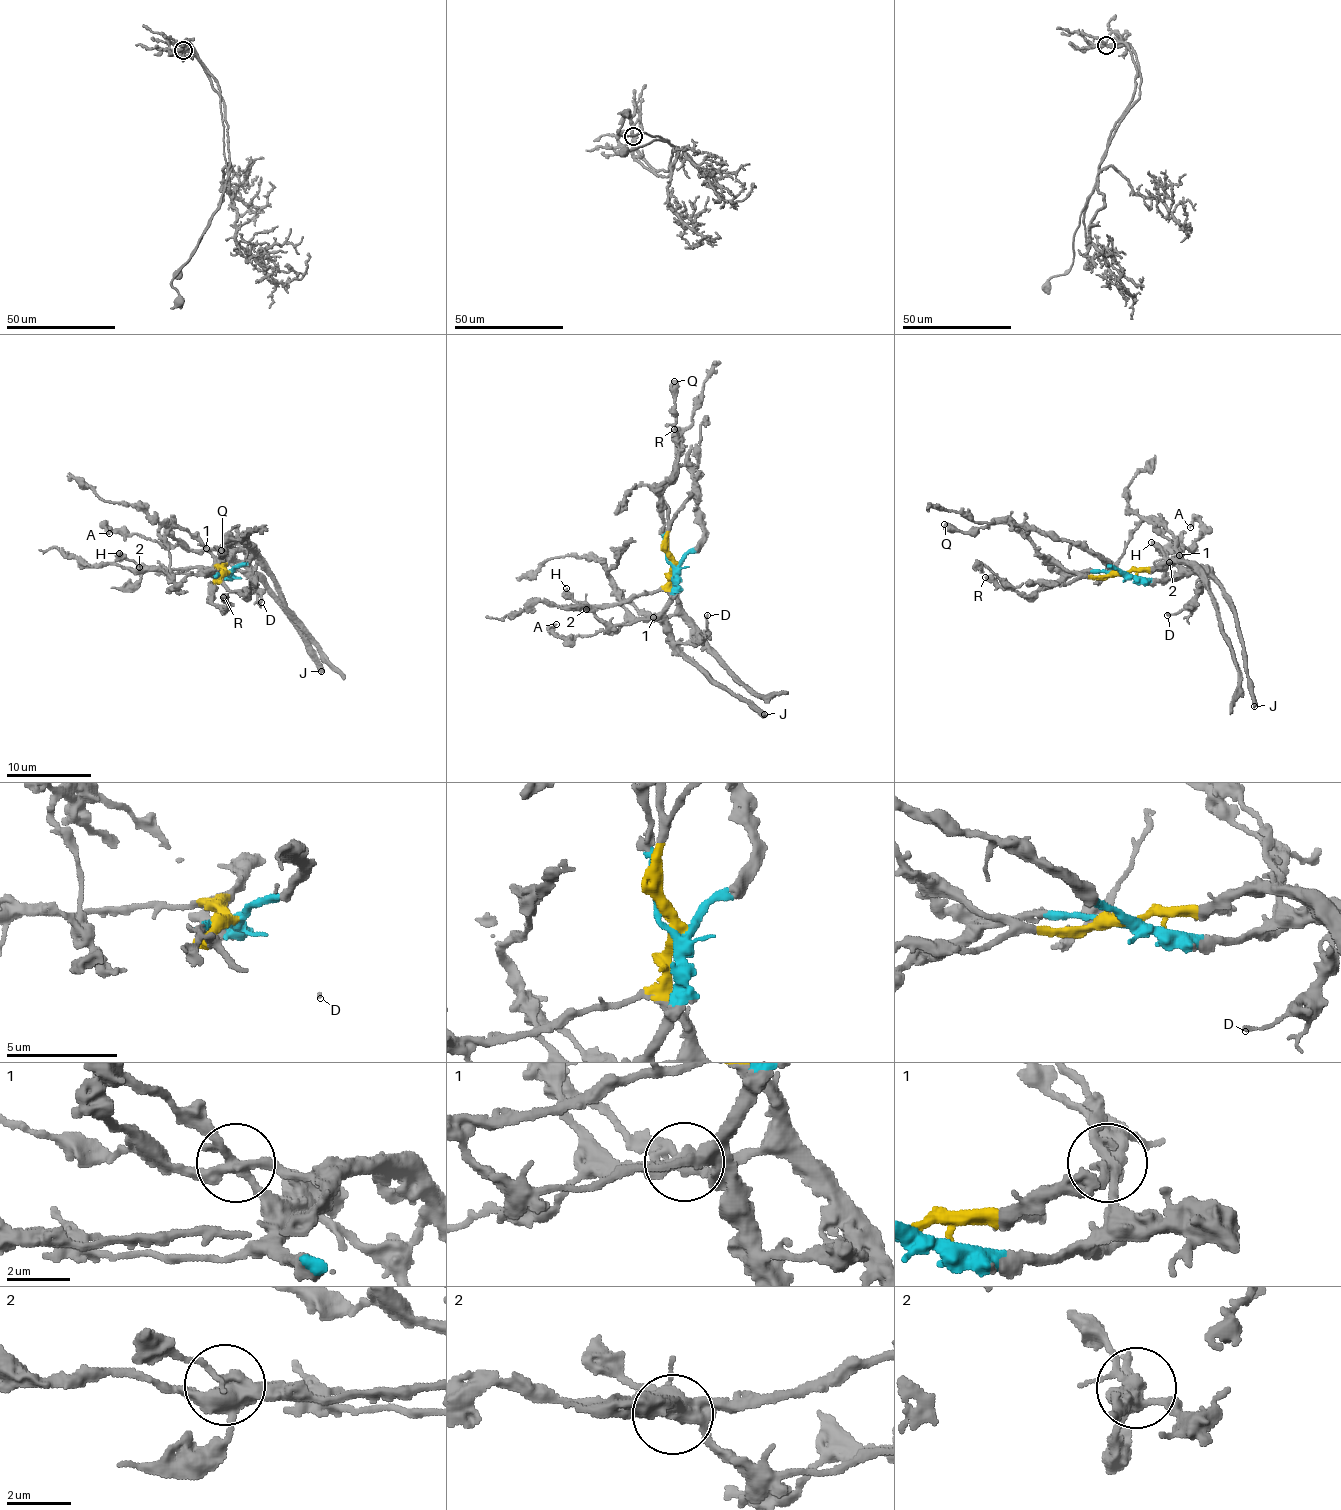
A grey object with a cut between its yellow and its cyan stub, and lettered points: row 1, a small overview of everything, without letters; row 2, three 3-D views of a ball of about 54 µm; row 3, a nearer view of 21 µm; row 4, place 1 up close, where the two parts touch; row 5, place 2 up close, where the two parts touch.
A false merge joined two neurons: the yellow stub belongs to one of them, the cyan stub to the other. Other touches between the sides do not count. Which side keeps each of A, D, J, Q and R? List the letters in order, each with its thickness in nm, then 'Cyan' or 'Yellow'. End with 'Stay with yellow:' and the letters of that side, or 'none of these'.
A: Thickness 200 nm. Yellow
D: Thickness 150 nm. Cyan
J: Thickness 440 nm. Cyan
Q: Thickness 550 nm. Yellow
R: Thickness 440 nm. Cyan
Stay with yellow: A, Q

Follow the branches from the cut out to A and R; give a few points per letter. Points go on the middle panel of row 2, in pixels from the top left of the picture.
A: (671, 561), (671, 596), (678, 605), (673, 614), (625, 621), (616, 630), (584, 637), (555, 631), (557, 624)
R: (671, 563), (667, 554), (660, 487), (671, 476), (677, 458), (673, 428)

